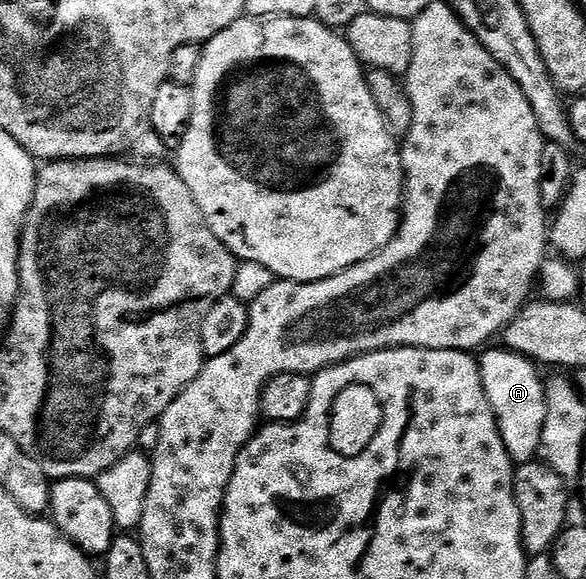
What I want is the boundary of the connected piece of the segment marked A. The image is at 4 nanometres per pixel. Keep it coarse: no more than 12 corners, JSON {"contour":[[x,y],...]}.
{"contour":[[502,346],[478,357],[516,465],[539,456],[547,390],[535,361]]}

